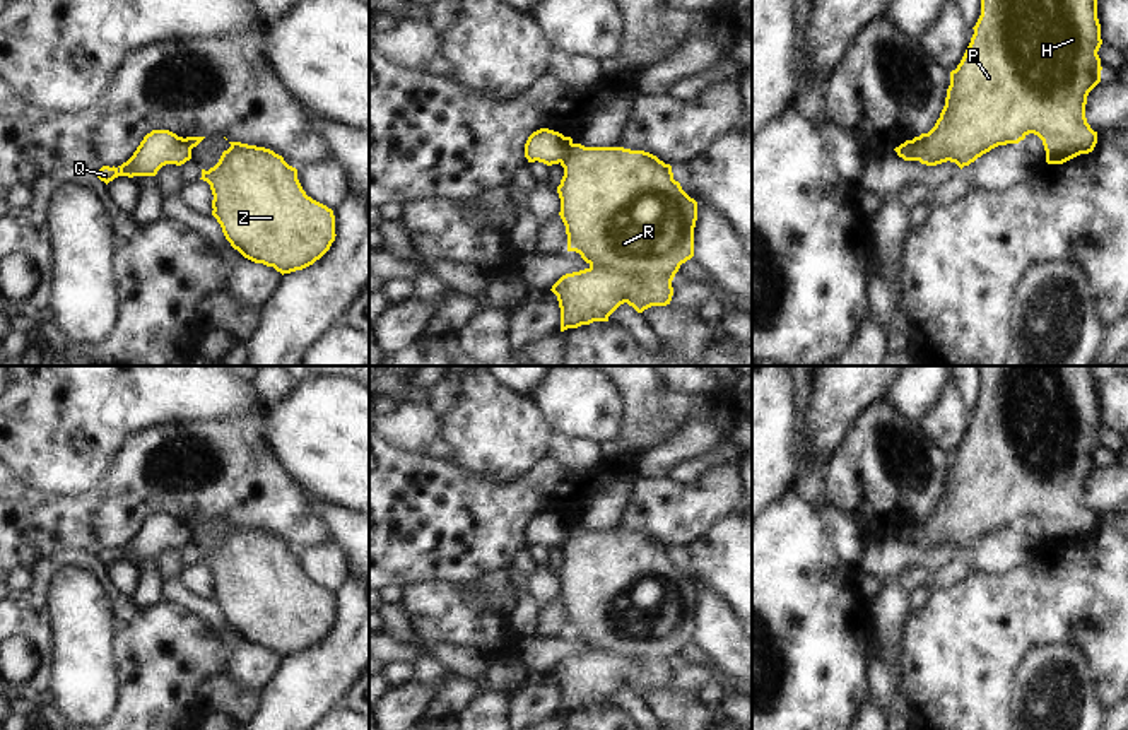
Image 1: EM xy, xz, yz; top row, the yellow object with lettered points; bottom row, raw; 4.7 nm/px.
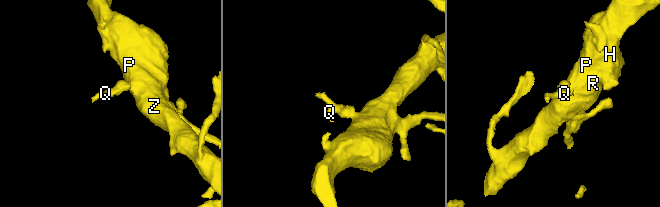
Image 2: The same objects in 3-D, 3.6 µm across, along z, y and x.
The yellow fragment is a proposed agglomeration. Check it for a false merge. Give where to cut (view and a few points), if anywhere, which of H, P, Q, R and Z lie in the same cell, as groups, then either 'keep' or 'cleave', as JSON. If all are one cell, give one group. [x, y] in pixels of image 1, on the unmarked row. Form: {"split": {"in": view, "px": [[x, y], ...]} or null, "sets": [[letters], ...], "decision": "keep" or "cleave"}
{"split": {"in": "yz", "px": [[913, 522], [922, 532], [920, 542]]}, "sets": [["H", "P", "R", "Z"], ["Q"]], "decision": "cleave"}

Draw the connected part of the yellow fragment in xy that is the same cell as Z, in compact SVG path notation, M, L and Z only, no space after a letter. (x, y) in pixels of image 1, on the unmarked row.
M229 525L219 545L202 561L210 568L212 598L226 622L244 641L291 656L320 643L335 624L335 598L326 588L313 583L297 562L297 552L270 532Z

